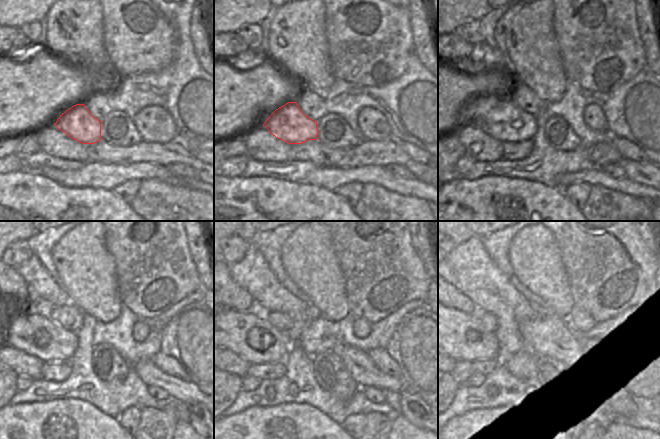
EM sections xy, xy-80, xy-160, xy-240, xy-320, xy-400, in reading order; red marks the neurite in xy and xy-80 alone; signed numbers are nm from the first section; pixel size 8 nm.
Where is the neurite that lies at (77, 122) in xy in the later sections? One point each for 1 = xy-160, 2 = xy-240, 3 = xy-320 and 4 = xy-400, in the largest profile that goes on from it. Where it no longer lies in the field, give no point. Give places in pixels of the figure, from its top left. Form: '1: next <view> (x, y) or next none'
1: next xy-160 (500, 118)
2: next xy-240 (31, 331)
3: next xy-320 (273, 345)
4: next xy-400 (458, 347)

